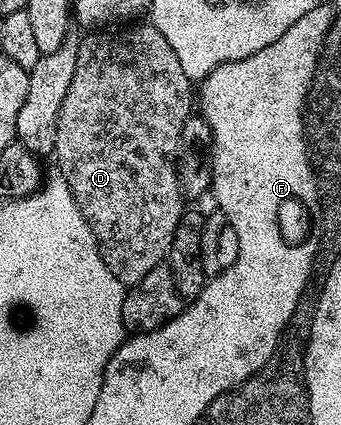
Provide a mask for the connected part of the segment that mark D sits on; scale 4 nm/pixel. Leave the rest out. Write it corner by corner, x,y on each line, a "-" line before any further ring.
153,24
133,25
130,29
117,27
114,33
109,31
89,31
81,37
81,46
77,48
75,59
75,75
71,79
71,87
67,87
67,96
63,99
63,107
59,107
59,123
57,124
57,138
55,139
55,158
60,176
65,178
67,187
77,204
77,210
83,215
83,219
91,227
91,231
97,240
97,246
101,252
103,263
119,279
122,285
128,287
139,283
151,267
155,267
165,258
171,247
171,239
175,239
175,227
179,227
181,214
187,208
187,198
181,191
181,180
177,177
179,154
183,149
183,138
187,132
185,124
189,121
189,112
195,109
195,85
183,71
179,64
175,51
171,51
171,43
163,39
161,32

